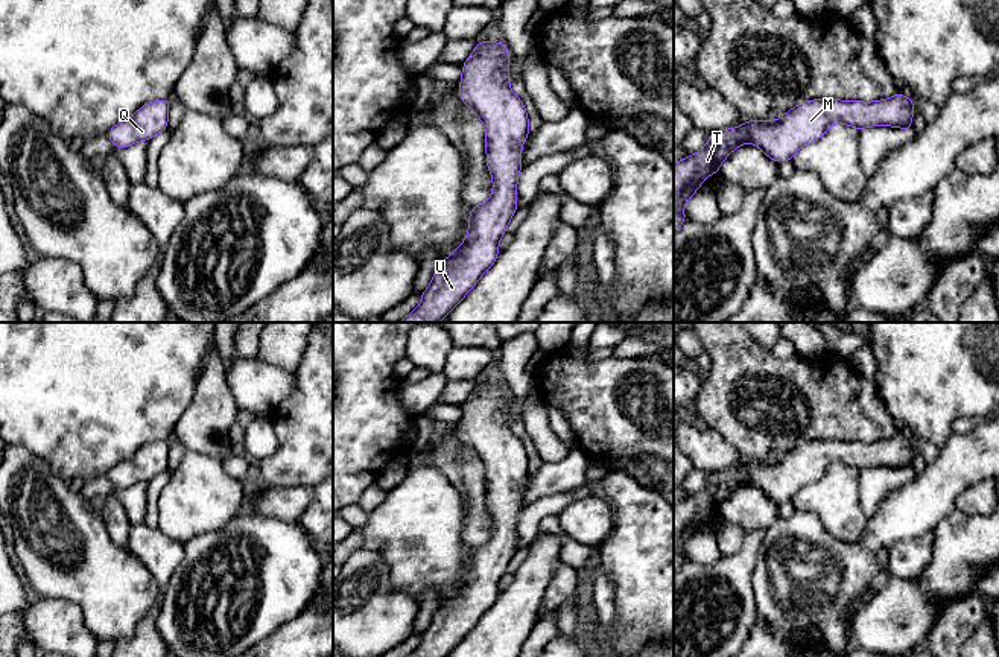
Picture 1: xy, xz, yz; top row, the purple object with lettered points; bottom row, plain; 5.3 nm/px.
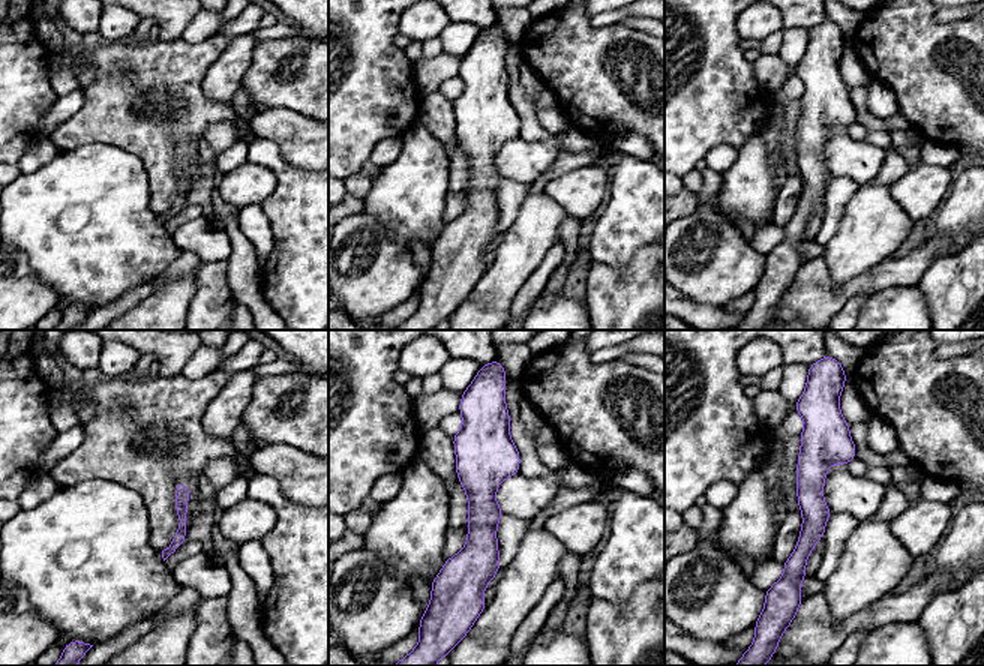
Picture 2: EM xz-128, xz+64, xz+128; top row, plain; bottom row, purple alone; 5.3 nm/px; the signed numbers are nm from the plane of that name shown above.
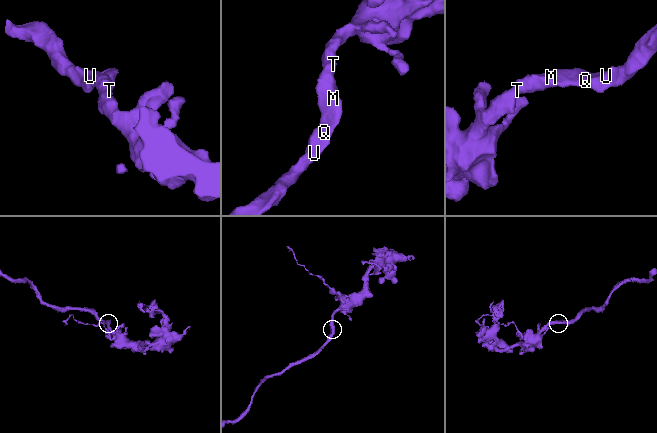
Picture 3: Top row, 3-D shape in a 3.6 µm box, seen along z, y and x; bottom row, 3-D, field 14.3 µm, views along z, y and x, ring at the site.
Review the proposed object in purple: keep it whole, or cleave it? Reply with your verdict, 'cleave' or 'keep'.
keep

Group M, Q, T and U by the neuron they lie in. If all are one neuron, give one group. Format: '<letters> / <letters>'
M Q T U

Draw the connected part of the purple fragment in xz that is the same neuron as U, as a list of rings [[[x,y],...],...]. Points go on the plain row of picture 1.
[[[477,382],[468,400],[461,406],[459,440],[471,449],[485,467],[487,508],[493,519],[491,538],[470,551],[468,575],[459,589],[439,602],[421,643],[408,657],[447,657],[474,628],[479,619],[494,605],[499,581],[517,552],[517,520],[522,513],[522,487],[529,476],[529,458],[519,436],[509,429],[509,391],[503,382]]]

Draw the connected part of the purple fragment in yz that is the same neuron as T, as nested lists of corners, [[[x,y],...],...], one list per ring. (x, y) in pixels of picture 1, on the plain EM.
[[[897,432],[890,440],[876,443],[815,440],[803,441],[783,455],[780,461],[745,461],[739,468],[710,471],[707,485],[696,494],[686,497],[674,505],[674,572],[687,563],[683,548],[686,541],[696,535],[702,522],[719,513],[722,502],[741,485],[753,484],[771,500],[780,503],[789,502],[806,485],[815,484],[824,473],[844,464],[855,467],[859,473],[868,467],[896,467],[905,471],[912,470],[912,453],[915,443]]]

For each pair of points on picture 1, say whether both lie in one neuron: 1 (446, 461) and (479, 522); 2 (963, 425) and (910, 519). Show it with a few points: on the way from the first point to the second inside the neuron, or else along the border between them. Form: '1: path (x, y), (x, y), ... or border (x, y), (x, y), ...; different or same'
1: path (461, 476), (475, 490), (478, 507); same
2: border (955, 431), (960, 434), (966, 432); different

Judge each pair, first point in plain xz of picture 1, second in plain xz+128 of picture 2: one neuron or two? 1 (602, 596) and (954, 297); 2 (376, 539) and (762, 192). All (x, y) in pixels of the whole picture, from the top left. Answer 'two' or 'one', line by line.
1: one
2: one

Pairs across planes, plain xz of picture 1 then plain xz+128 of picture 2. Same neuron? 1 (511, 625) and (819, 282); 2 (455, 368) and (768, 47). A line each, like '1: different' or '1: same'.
1: different
2: different

